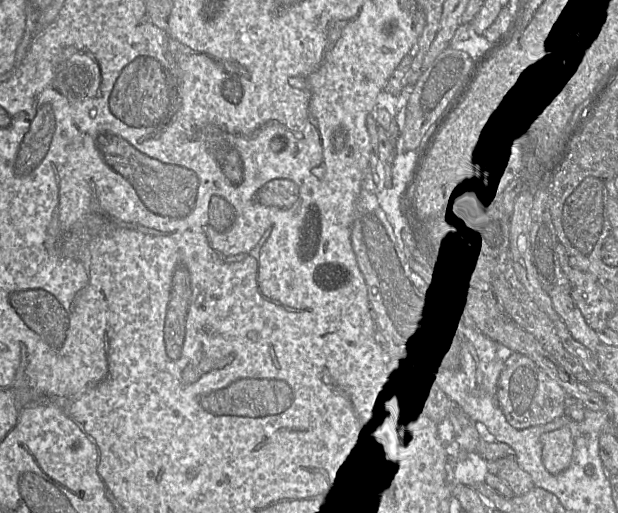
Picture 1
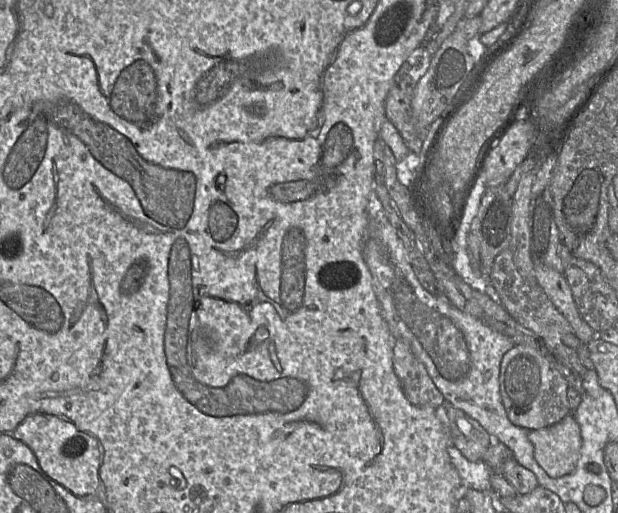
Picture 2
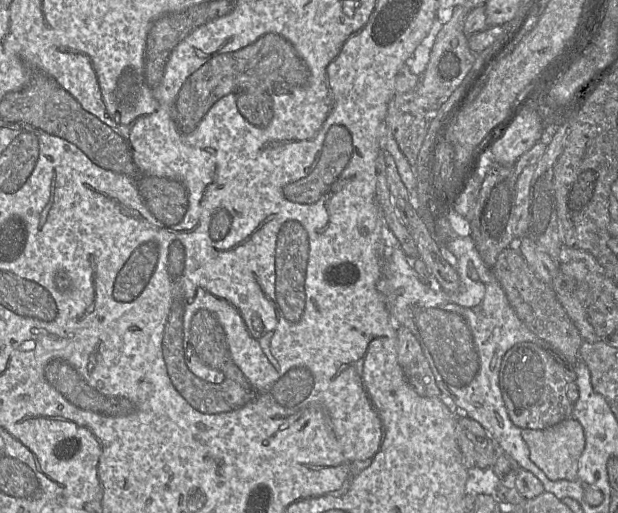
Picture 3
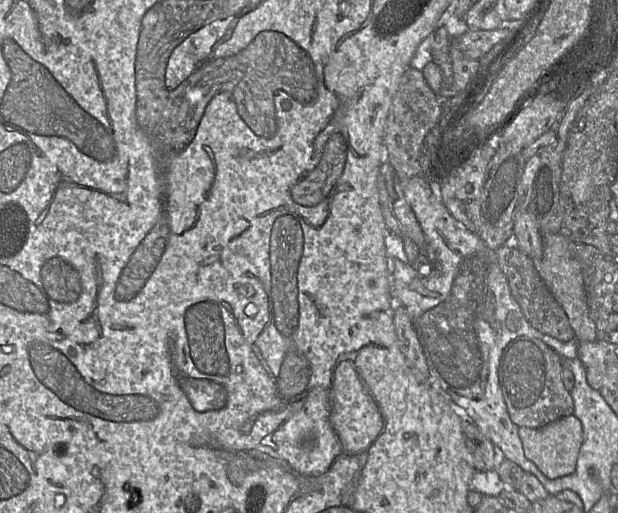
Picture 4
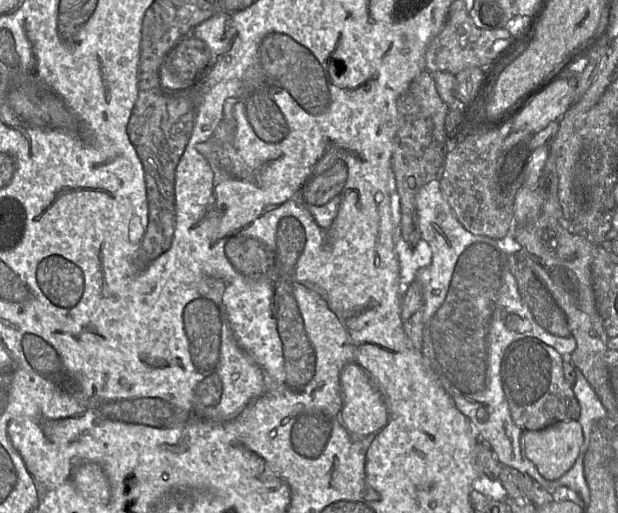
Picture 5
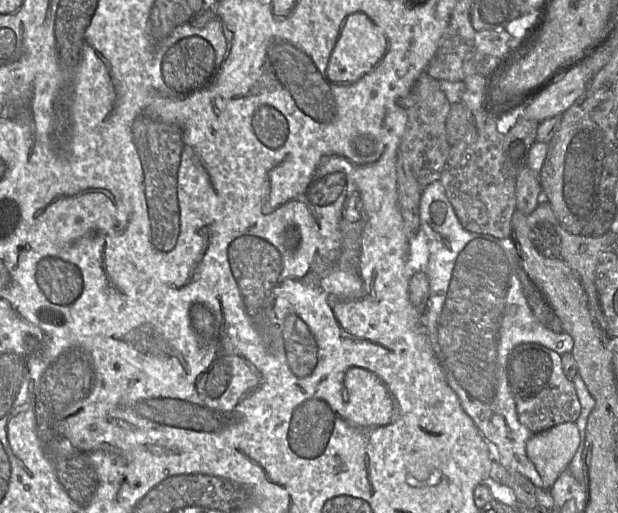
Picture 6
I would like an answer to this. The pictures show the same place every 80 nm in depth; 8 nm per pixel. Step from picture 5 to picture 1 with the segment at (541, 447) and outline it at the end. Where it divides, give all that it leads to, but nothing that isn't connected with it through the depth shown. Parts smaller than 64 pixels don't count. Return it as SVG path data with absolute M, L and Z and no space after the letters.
M562 427L541 436L541 459L546 470L558 475L565 471L572 462L574 440L571 430Z

